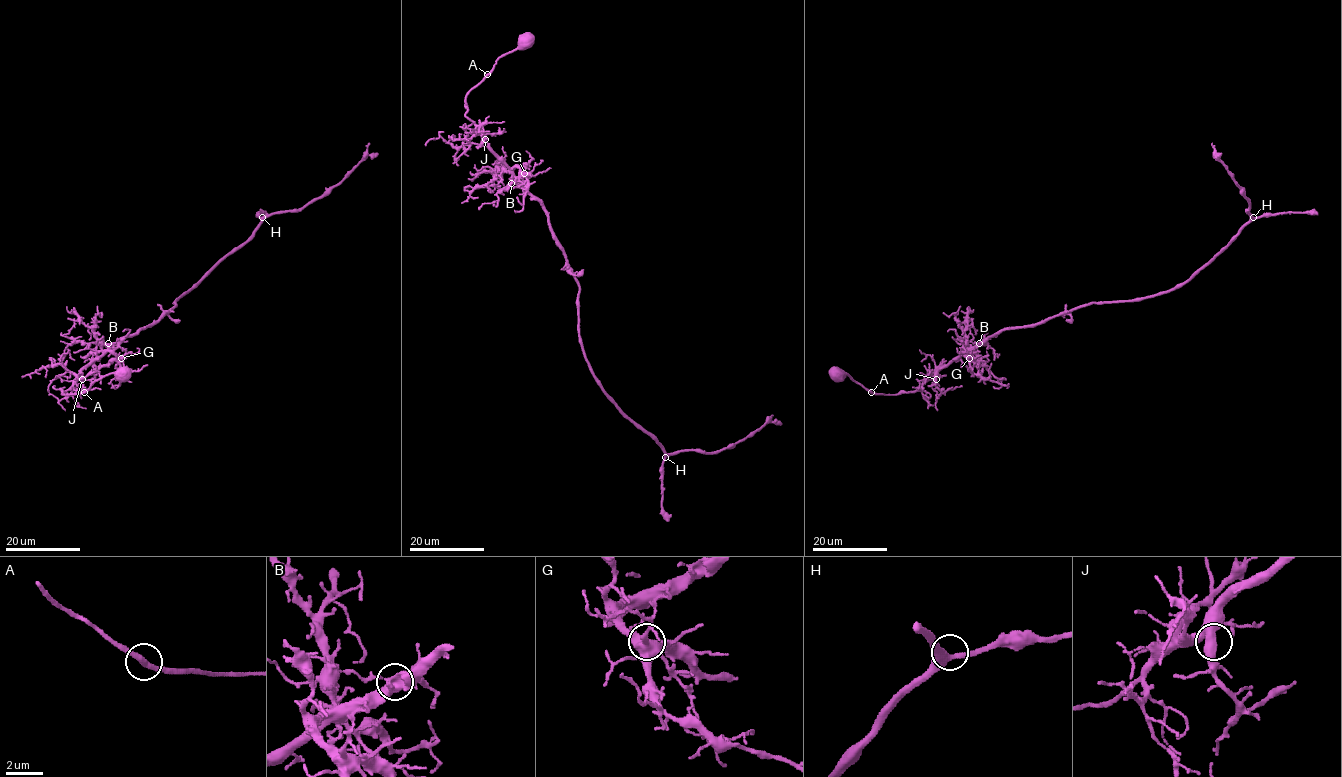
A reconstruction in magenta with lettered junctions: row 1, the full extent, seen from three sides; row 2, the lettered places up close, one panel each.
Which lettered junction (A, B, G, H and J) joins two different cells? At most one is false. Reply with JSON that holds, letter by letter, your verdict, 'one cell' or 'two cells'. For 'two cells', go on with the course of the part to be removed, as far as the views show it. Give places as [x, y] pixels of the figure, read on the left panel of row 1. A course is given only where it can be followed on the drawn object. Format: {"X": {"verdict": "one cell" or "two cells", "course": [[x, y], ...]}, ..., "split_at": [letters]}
{"A": {"verdict": "one cell"}, "B": {"verdict": "one cell"}, "G": {"verdict": "one cell"}, "H": {"verdict": "one cell"}, "J": {"verdict": "one cell"}, "split_at": []}

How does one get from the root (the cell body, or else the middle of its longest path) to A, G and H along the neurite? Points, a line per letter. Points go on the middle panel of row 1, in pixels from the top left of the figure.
A: (526, 40), (502, 55), (487, 74)
G: (526, 40), (502, 55), (469, 92), (465, 114), (478, 128), (485, 143), (509, 167), (518, 167), (524, 173)
H: (526, 40), (469, 92), (465, 115), (547, 215), (579, 287), (579, 341), (594, 378), (665, 457)

